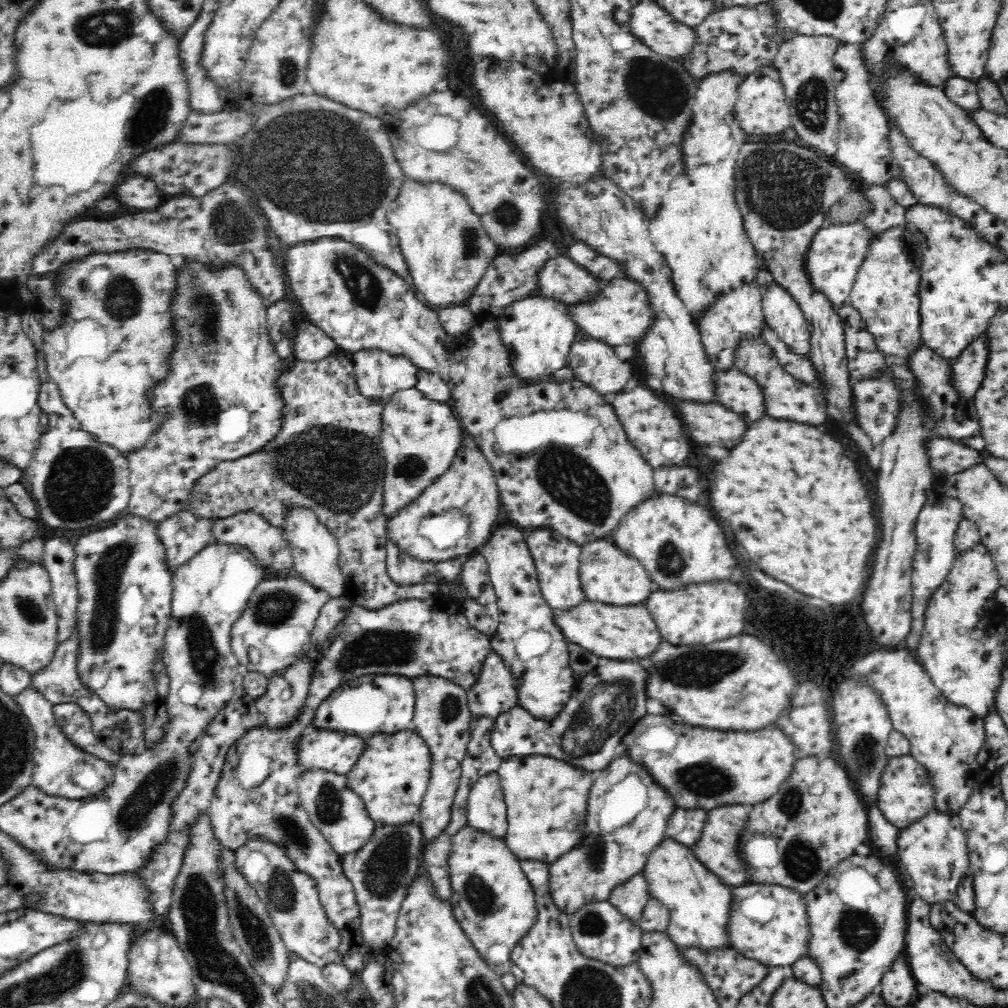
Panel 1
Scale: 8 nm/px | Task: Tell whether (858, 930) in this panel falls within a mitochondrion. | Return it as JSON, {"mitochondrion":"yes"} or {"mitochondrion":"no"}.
{"mitochondrion":"yes"}

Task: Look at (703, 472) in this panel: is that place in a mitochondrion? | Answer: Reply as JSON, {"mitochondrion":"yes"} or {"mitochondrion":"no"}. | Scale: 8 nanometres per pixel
{"mitochondrion":"no"}

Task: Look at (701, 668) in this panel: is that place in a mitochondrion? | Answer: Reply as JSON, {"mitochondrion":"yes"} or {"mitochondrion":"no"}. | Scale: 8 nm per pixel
{"mitochondrion":"yes"}

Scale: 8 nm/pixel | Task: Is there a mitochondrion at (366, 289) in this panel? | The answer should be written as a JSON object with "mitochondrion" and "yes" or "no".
{"mitochondrion":"yes"}

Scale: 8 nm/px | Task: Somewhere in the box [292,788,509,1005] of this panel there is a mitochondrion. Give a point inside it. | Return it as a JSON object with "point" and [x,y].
{"point":[384,870]}

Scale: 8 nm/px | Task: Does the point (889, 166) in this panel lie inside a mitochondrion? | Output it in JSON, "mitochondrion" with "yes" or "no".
{"mitochondrion":"no"}

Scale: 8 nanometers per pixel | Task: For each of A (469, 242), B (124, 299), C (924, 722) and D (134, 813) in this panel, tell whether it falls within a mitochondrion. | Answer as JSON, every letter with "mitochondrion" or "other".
{"A":"mitochondrion","B":"mitochondrion","C":"other","D":"mitochondrion"}

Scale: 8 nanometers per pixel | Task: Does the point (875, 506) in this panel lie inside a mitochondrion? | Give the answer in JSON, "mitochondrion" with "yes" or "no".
{"mitochondrion":"no"}

